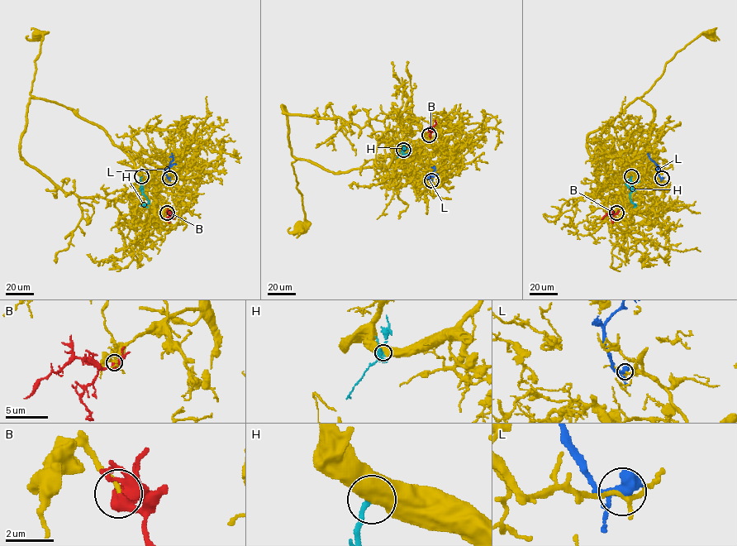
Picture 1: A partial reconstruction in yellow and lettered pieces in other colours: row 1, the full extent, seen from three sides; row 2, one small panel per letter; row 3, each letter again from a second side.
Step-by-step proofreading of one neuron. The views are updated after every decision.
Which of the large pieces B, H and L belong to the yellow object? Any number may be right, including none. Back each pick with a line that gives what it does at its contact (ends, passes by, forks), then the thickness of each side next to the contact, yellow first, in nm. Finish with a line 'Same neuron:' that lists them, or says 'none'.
B: it passes by | 200/550 nm
Same neuron: B

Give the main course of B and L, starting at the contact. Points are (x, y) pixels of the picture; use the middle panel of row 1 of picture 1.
B: (429, 135), (435, 123), (435, 120)
L: (431, 180), (428, 176), (435, 170), (433, 167)

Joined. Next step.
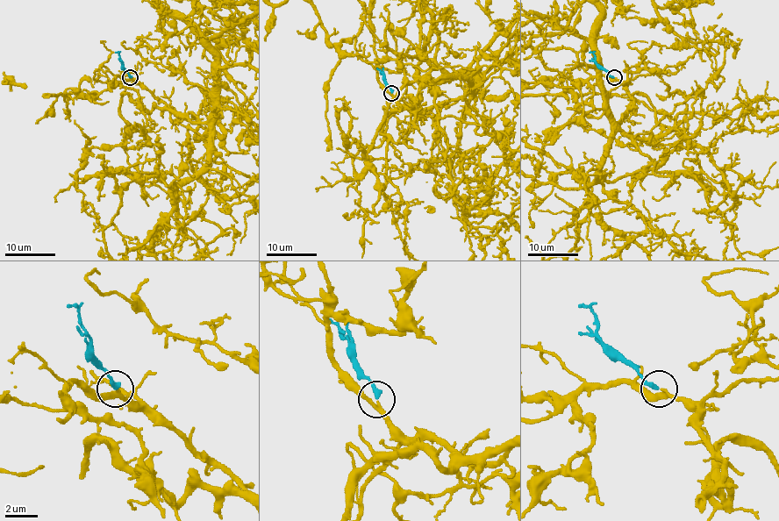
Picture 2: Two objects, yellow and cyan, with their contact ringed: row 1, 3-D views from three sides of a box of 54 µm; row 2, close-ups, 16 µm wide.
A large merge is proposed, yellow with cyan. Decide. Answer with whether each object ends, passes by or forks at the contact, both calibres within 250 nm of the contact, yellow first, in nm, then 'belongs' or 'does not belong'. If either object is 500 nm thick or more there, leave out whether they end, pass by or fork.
yellow passes by; cyan ends there; 240 nm thick on the yellow side, 300 nm on the other; belongs

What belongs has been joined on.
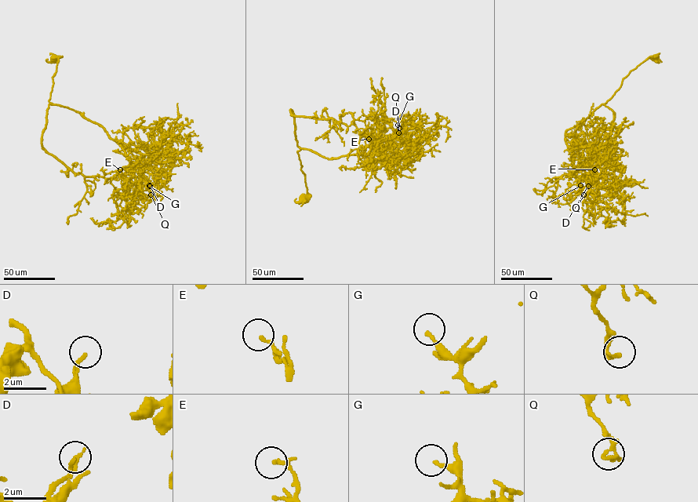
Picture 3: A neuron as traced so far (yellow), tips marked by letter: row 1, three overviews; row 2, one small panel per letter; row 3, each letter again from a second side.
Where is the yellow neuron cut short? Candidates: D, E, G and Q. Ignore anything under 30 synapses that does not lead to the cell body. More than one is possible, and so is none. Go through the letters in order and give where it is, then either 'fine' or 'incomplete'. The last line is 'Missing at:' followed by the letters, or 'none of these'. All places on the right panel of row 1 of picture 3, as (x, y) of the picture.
D: at (588, 186); fine
E: at (594, 169); fine
G: at (580, 185); fine
Q: at (583, 194); fine
Missing at: none of these

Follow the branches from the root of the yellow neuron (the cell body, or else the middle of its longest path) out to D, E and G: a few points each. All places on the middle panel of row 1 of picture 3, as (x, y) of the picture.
D: (303, 198), (307, 187), (297, 152), (301, 149), (329, 159), (366, 154), (375, 140), (390, 142), (398, 132)
E: (303, 198), (298, 150), (329, 159), (389, 141), (377, 148), (368, 139)
G: (303, 198), (307, 187), (298, 150), (308, 149), (329, 159), (366, 154), (376, 140), (391, 141), (398, 125)

